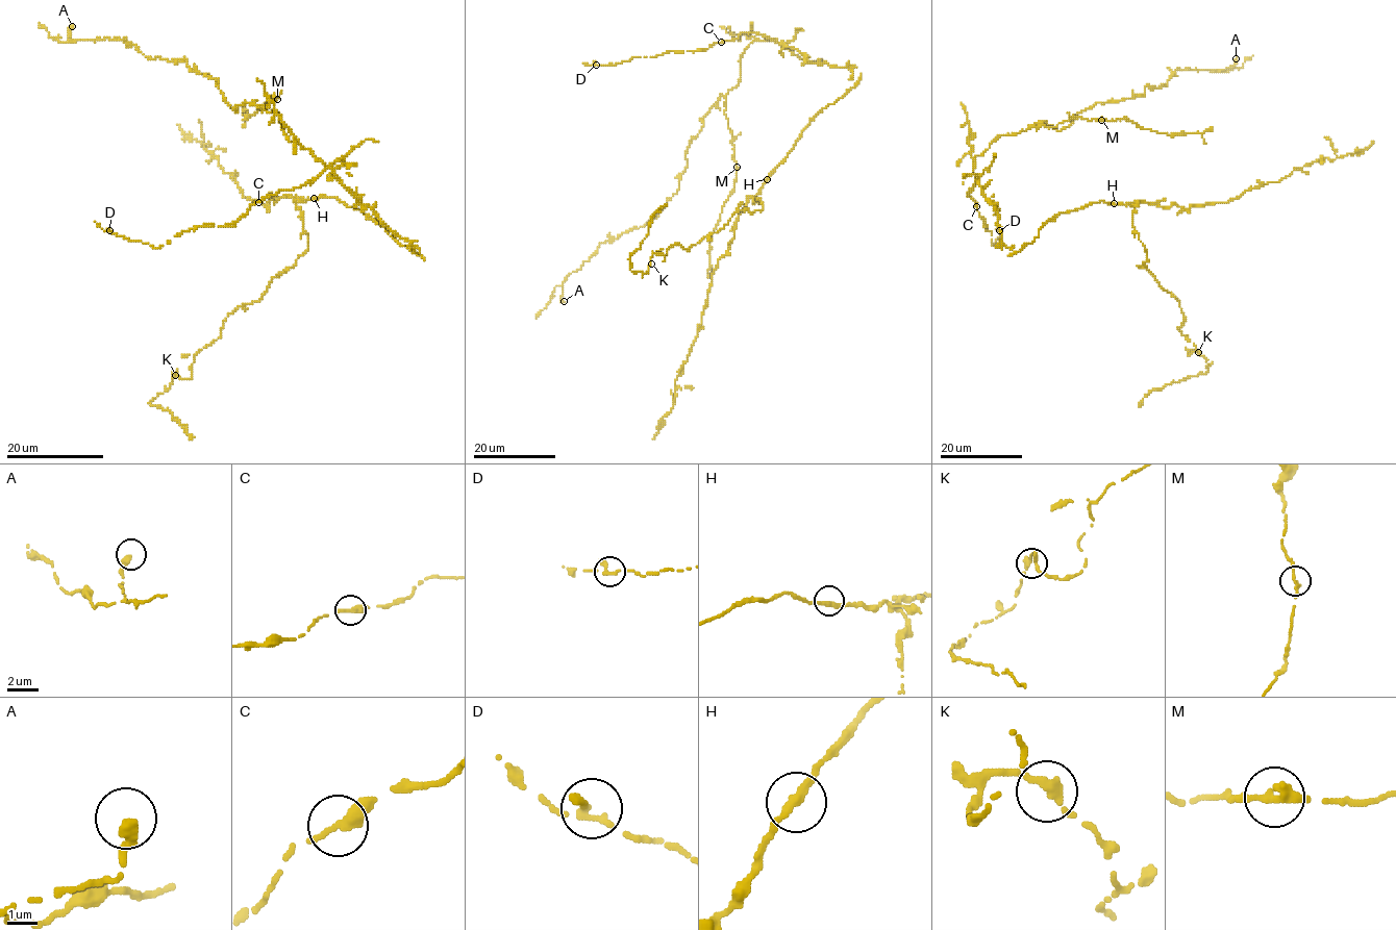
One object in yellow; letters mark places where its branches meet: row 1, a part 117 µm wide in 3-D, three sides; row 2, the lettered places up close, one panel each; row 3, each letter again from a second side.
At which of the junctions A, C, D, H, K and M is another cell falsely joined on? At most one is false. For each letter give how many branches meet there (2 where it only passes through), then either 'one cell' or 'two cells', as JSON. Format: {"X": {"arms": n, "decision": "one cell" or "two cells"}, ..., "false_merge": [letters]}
{"A": {"arms": 1, "decision": "one cell"}, "C": {"arms": 1, "decision": "one cell"}, "D": {"arms": 1, "decision": "one cell"}, "H": {"arms": 2, "decision": "one cell"}, "K": {"arms": 2, "decision": "one cell"}, "M": {"arms": 1, "decision": "one cell"}, "false_merge": []}

